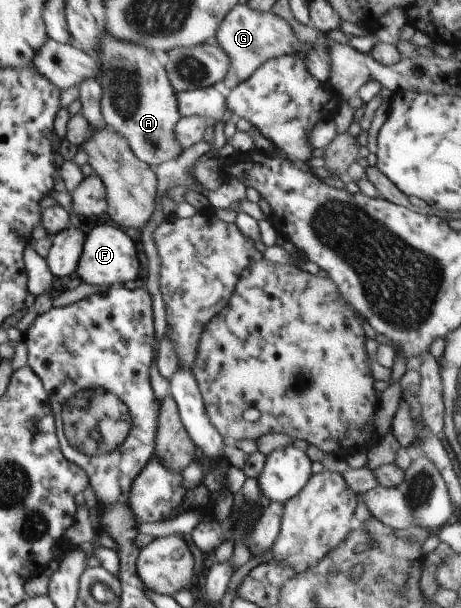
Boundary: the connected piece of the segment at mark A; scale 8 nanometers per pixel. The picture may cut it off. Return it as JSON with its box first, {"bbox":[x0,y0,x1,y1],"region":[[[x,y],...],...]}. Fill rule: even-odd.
{"bbox":[95,32,184,170],"region":[[[105,32],[102,34],[101,48],[96,53],[99,54],[97,60],[100,62],[101,70],[95,80],[99,82],[103,91],[100,105],[107,127],[127,140],[135,156],[154,170],[164,162],[179,158],[184,150],[178,143],[174,128],[182,116],[178,109],[177,92],[172,87],[166,68],[159,63],[159,58],[147,47],[118,41]]]}

